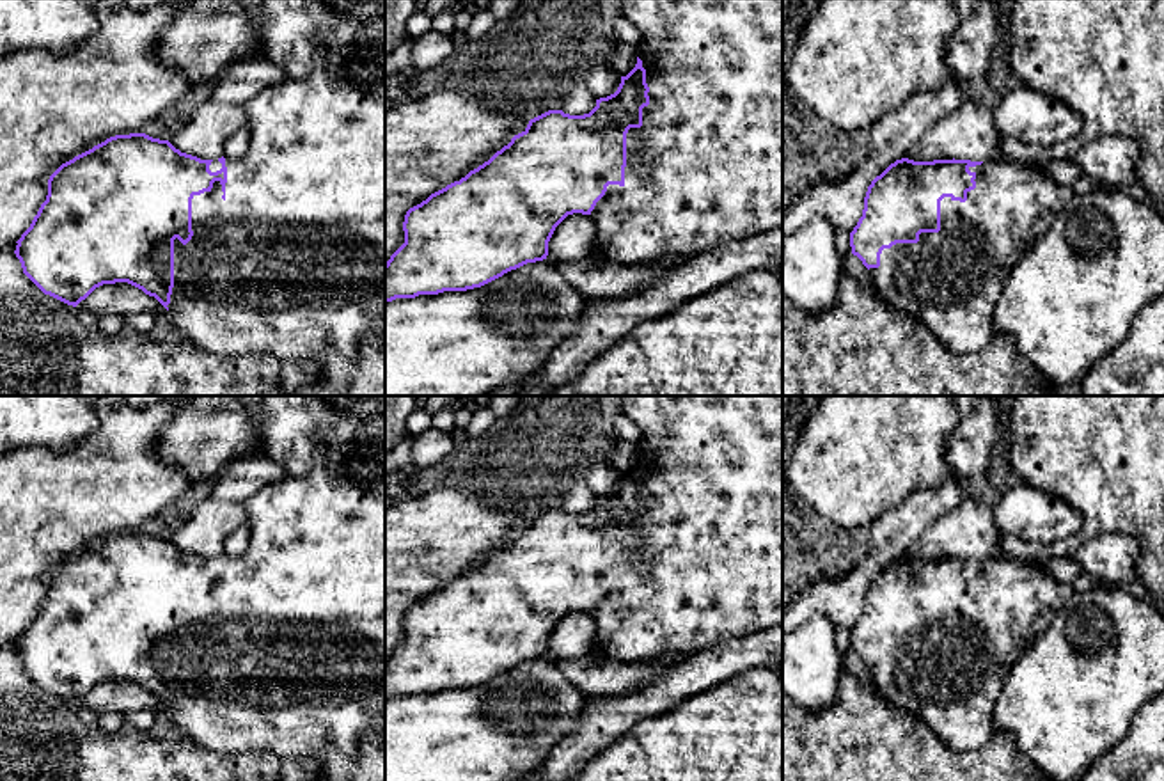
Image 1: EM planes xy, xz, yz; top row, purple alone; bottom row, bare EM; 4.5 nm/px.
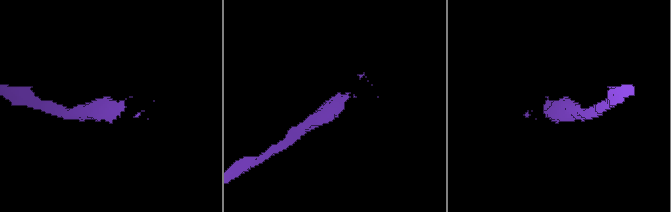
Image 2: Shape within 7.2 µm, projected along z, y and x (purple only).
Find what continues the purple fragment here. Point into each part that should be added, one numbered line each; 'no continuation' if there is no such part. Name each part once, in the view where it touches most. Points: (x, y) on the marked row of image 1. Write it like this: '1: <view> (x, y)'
1: xy (291, 263)

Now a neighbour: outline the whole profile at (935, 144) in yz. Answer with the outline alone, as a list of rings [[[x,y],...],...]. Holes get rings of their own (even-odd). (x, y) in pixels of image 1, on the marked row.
[[[969,99],[930,126],[905,158],[914,162],[955,158],[1003,163],[999,137],[992,112]]]

